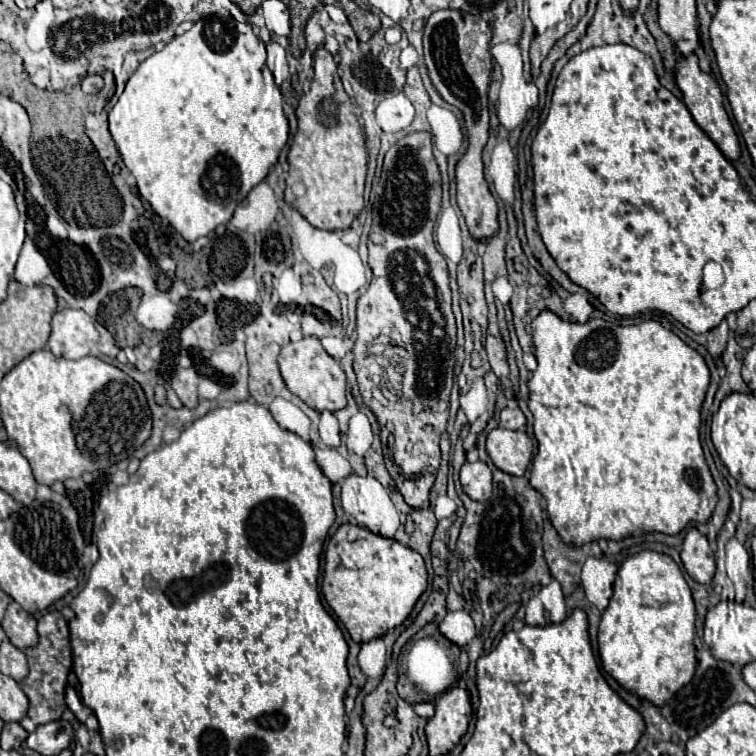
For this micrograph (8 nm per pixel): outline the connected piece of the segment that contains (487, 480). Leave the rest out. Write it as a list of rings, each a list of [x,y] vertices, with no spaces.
[[[482,461],[464,463],[460,471],[460,483],[472,501],[482,503],[492,495],[492,471]]]

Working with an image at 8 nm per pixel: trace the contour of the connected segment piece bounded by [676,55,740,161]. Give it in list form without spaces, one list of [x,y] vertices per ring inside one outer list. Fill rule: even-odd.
[[[692,55],[688,59],[678,59],[678,63],[676,63],[676,81],[678,81],[678,87],[684,95],[684,103],[688,105],[694,121],[708,133],[708,137],[718,145],[718,149],[724,153],[724,157],[728,161],[738,161],[740,159],[740,143],[738,143],[736,131],[732,127],[732,121],[730,121],[730,117],[724,109],[722,91],[720,91],[718,83],[698,67],[698,57],[696,55]]]

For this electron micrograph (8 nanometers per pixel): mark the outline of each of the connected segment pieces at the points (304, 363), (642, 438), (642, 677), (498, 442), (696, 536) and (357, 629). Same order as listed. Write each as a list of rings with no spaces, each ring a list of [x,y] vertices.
[[[304,337],[296,343],[288,343],[278,357],[280,373],[286,387],[298,395],[308,407],[316,411],[338,411],[346,407],[346,375],[344,369],[322,347],[318,337]]]
[[[544,309],[532,321],[532,339],[534,339],[534,355],[538,361],[536,371],[528,381],[530,399],[528,407],[534,415],[534,433],[538,439],[538,453],[532,461],[530,485],[542,493],[546,499],[546,511],[564,541],[574,545],[584,545],[596,539],[624,539],[632,533],[642,531],[660,531],[666,535],[678,535],[690,521],[708,521],[716,507],[716,483],[710,475],[708,463],[702,453],[700,443],[700,409],[710,385],[710,371],[704,357],[686,345],[678,335],[670,329],[662,327],[658,321],[648,319],[638,325],[614,325],[604,319],[588,319],[586,323],[574,323],[560,319],[554,311]]]
[[[656,551],[630,555],[618,569],[614,595],[598,627],[602,667],[628,691],[664,705],[696,669],[696,609],[692,591],[672,557]]]
[[[498,427],[488,433],[486,451],[500,471],[522,477],[532,459],[532,441],[524,431]]]
[[[692,527],[686,533],[680,557],[682,557],[682,563],[692,579],[696,579],[702,585],[712,581],[714,571],[716,571],[714,551],[710,549],[706,535],[702,535],[696,527]]]
[[[346,523],[346,525],[340,525],[340,529],[330,537],[330,543],[326,547],[322,595],[330,605],[330,609],[336,613],[336,617],[344,623],[350,637],[356,643],[366,643],[386,635],[386,631],[404,623],[404,619],[410,615],[412,607],[416,605],[418,597],[426,591],[426,579],[428,579],[428,573],[420,553],[416,553],[414,549],[408,549],[406,545],[394,539],[384,539],[364,527]]]

